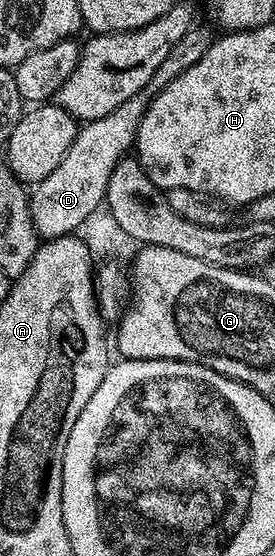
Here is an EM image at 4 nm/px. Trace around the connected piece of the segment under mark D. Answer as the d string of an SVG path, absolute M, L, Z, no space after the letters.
M193 24L185 36L174 45L173 49L170 49L169 56L162 61L161 65L158 65L157 72L145 85L143 94L135 95L123 102L114 109L114 112L108 113L105 117L85 122L77 130L75 139L71 142L61 165L58 165L49 177L35 184L29 194L31 219L37 235L47 241L73 234L77 232L86 216L104 203L110 174L113 173L114 165L133 148L148 99L156 96L191 65L197 64L217 38L217 30L215 32L208 25Z

